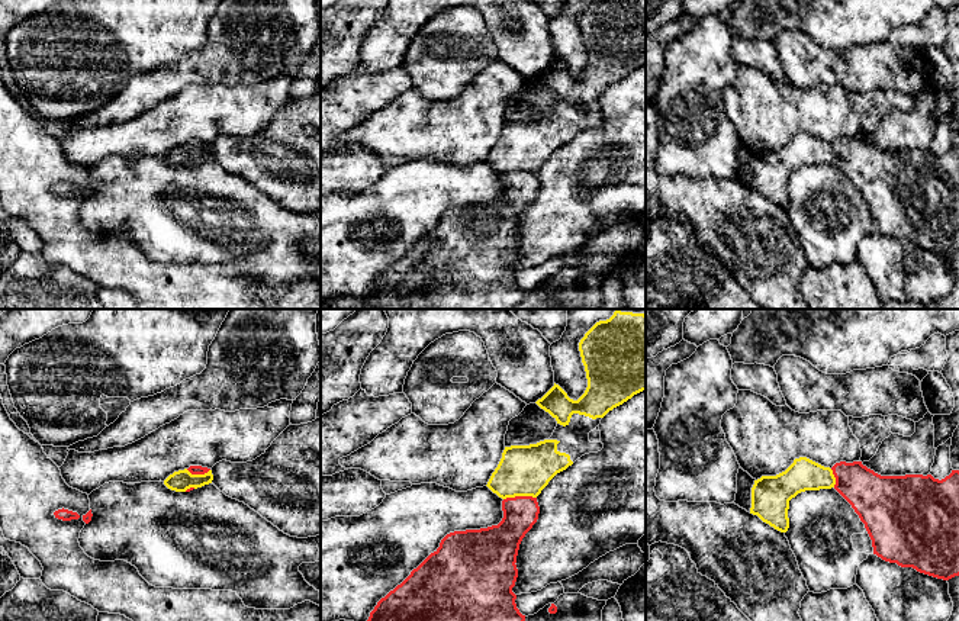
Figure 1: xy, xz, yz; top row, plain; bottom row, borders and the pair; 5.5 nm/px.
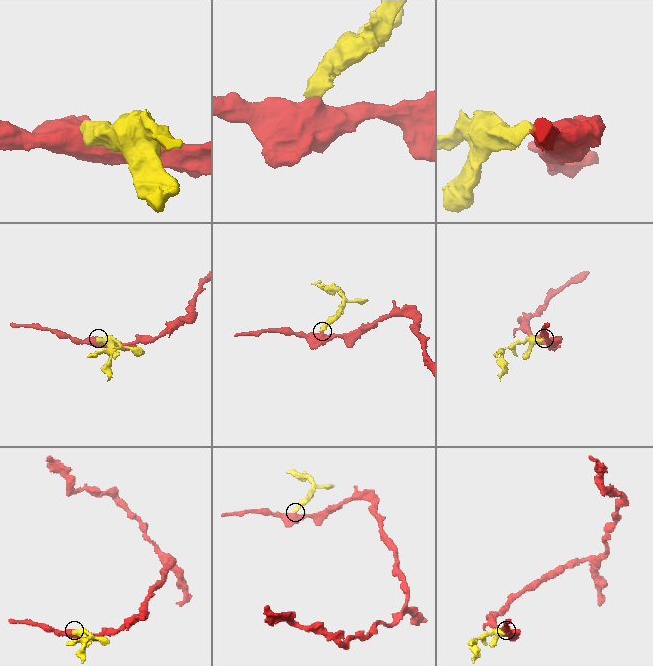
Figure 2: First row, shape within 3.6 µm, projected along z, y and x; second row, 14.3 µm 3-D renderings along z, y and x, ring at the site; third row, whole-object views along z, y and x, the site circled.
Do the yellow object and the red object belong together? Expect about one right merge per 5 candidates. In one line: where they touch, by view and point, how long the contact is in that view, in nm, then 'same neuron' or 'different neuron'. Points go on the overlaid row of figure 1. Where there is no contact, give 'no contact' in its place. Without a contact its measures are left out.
meets yellow in xz at (520, 495); contact 180 nm long; different neuron

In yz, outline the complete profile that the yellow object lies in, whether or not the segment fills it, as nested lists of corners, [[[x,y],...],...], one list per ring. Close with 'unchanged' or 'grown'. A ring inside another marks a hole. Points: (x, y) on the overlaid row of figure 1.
[[[807,457],[794,463],[776,476],[762,476],[752,488],[750,514],[757,515],[781,532],[789,528],[789,501],[805,490],[831,489],[836,477],[830,467],[824,467]]] | unchanged

